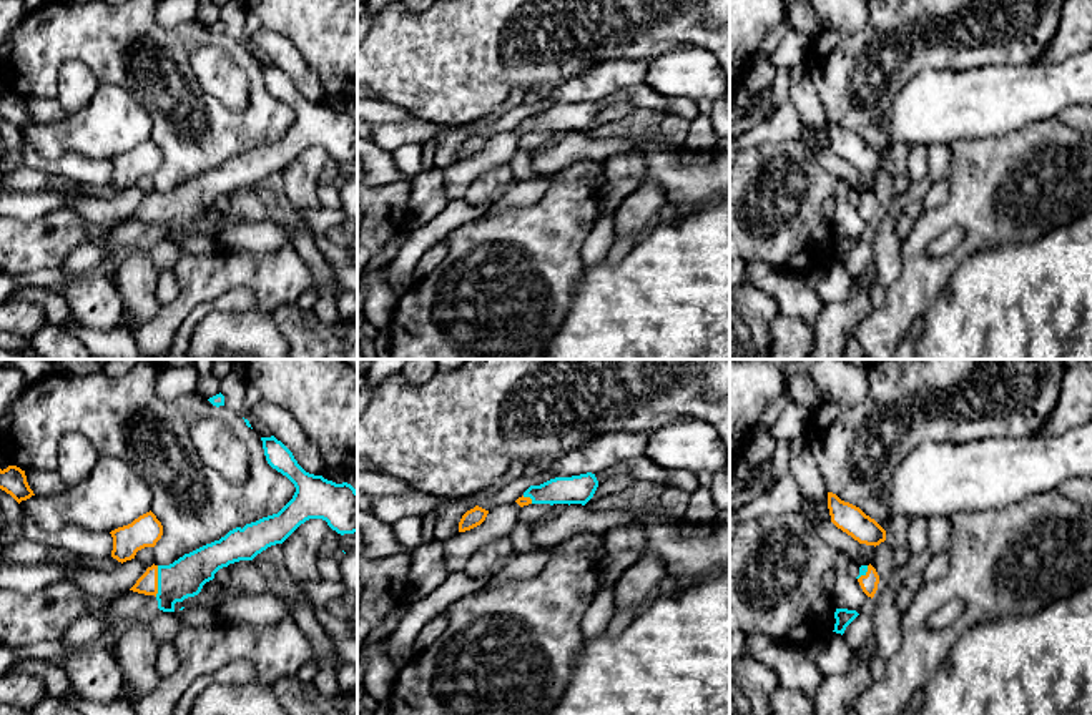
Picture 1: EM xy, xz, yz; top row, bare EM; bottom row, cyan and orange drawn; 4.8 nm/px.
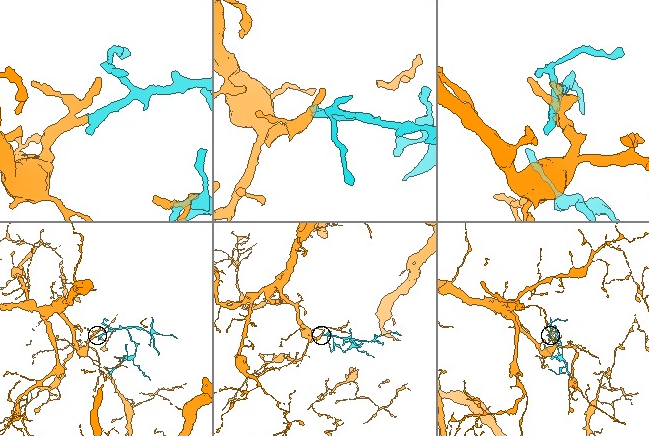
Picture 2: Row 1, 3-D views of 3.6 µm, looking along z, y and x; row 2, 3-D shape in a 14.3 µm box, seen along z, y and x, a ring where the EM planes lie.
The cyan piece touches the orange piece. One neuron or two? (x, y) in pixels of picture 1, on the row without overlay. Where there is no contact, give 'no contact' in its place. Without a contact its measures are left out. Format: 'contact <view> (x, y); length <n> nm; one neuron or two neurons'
contact xy (158, 208); length 150 nm; one neuron

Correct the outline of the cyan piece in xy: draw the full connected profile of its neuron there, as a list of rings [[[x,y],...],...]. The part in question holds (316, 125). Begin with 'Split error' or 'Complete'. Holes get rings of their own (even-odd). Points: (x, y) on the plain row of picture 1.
Split error. [[[274,63],[261,68],[268,91],[294,111],[293,126],[278,141],[236,155],[170,193],[153,191],[130,218],[155,223],[160,238],[175,239],[176,229],[198,223],[219,196],[253,188],[309,146],[326,148],[341,163],[357,160],[357,118],[351,111],[306,100]]]

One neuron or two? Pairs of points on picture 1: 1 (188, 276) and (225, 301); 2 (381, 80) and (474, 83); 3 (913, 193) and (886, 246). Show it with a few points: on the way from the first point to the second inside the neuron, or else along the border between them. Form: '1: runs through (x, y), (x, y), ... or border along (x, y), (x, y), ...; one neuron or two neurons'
1: border along (256, 295), (231, 288), (198, 303), (185, 318); two neurons
2: runs through (404, 80), (451, 80); one neuron
3: runs through (900, 203), (886, 225), (886, 233); one neuron

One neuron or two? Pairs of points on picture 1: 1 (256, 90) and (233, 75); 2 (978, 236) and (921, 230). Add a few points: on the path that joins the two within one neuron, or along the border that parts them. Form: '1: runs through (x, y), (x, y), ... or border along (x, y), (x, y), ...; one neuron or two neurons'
1: border along (230, 54), (248, 78), (248, 103), (240, 112); two neurons
2: runs through (964, 223), (961, 220), (934, 221); one neuron

